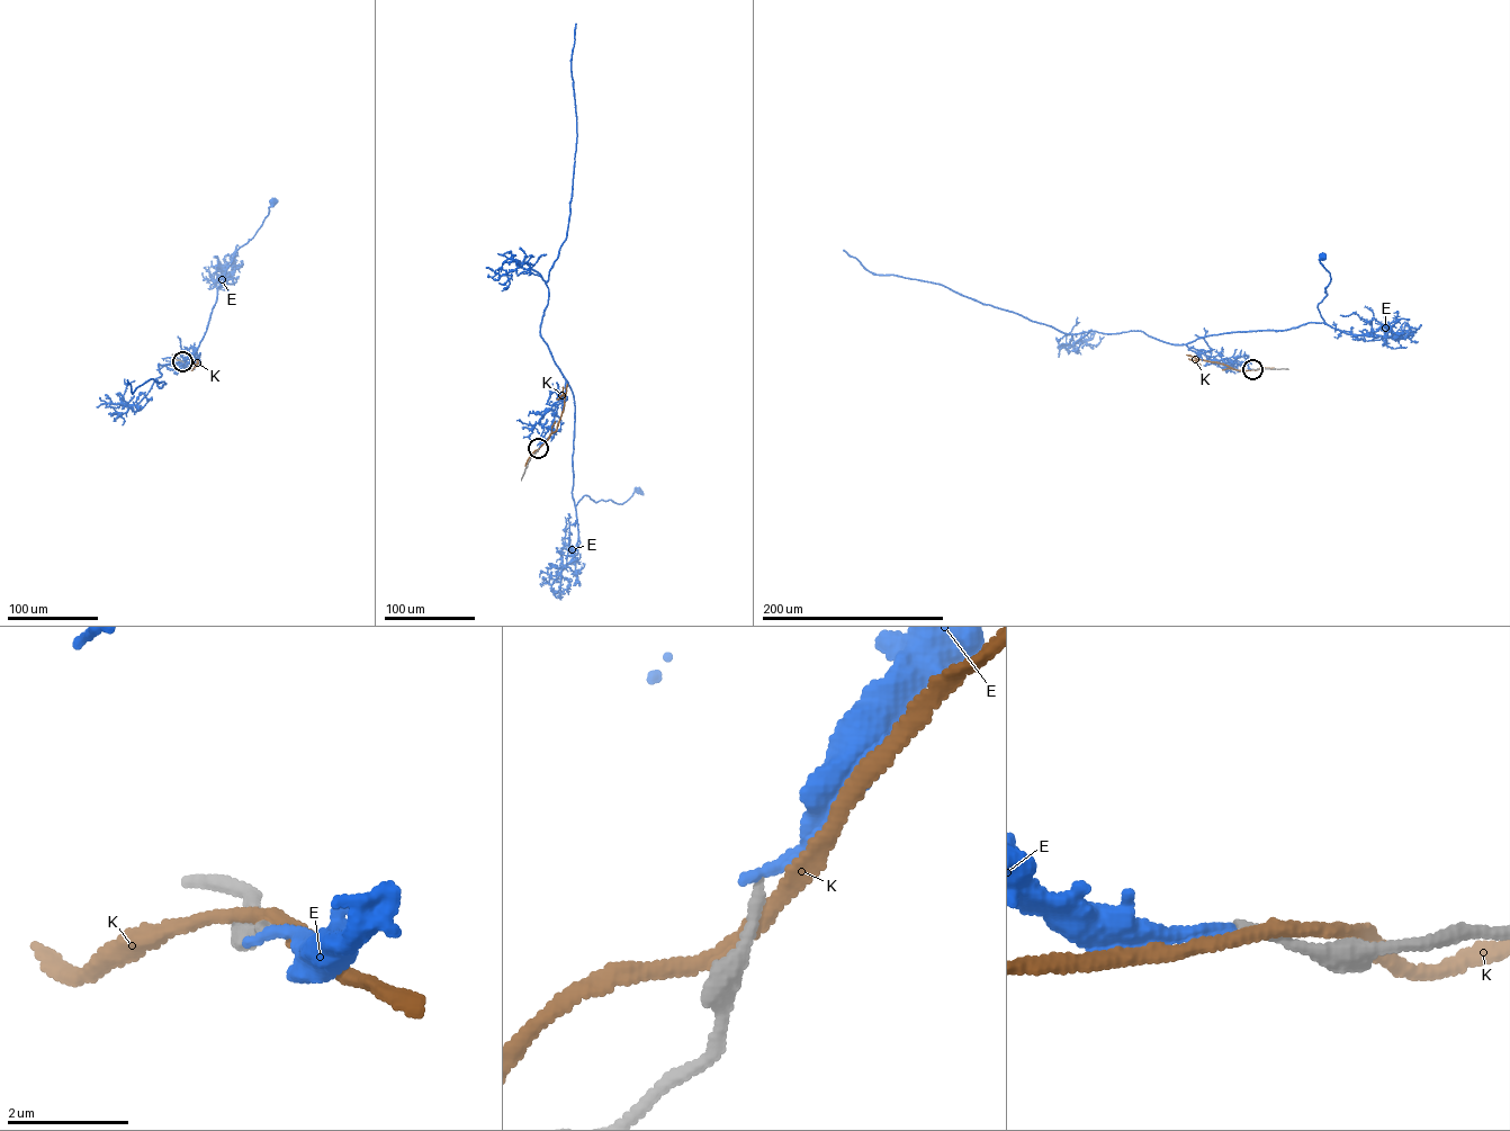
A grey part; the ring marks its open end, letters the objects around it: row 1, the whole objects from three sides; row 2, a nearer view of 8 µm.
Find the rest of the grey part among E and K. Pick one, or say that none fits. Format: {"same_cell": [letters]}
{"same_cell": []}

